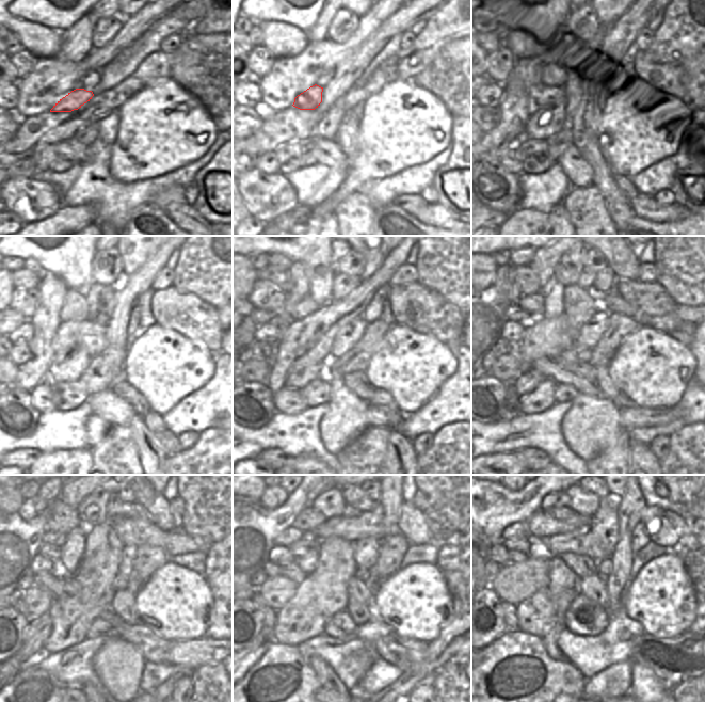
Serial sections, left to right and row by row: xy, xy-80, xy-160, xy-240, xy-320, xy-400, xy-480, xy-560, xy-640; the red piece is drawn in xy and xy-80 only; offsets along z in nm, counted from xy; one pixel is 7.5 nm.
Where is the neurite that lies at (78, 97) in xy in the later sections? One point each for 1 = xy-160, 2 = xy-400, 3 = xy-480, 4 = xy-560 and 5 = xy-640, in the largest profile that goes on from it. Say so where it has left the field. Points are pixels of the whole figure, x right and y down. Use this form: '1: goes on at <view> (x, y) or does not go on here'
1: goes on at xy-160 (550, 95)
2: goes on at xy-400 (591, 333)
3: goes on at xy-480 (128, 555)
4: goes on at xy-560 (366, 549)
5: goes on at xy-640 (604, 524)

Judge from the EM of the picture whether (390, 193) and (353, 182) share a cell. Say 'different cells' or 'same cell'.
different cells

